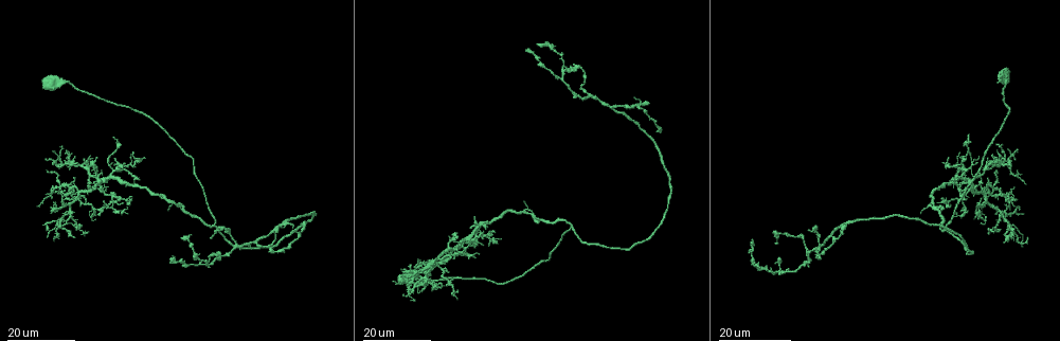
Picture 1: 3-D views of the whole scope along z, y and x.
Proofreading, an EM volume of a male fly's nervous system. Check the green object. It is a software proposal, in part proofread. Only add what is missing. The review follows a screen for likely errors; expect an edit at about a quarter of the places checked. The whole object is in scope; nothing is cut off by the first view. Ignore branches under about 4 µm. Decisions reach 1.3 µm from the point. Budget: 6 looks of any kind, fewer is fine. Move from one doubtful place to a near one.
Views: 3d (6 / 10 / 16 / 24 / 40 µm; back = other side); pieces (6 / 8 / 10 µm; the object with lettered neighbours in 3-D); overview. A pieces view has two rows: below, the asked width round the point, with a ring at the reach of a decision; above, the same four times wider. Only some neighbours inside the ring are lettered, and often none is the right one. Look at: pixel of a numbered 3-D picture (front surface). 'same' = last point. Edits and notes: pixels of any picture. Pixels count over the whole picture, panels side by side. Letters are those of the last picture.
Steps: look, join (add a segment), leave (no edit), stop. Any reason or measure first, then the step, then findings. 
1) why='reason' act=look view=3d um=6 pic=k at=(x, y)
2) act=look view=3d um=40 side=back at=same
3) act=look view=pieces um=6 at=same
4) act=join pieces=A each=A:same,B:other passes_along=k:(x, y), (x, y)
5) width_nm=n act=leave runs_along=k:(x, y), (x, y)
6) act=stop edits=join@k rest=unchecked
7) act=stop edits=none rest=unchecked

why='branch stops here' act=look view=3d um=16 pic=1 at=(425, 259)

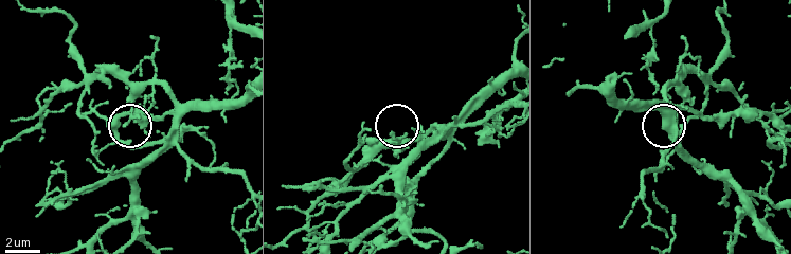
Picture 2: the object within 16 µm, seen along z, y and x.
act=look view=pieces um=8 pic=2 at=(390, 134)

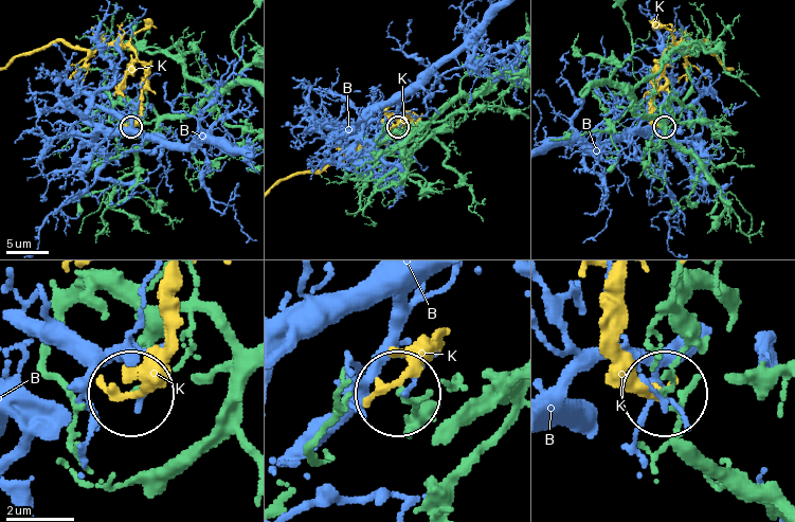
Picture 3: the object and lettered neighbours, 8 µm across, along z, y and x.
width_nm=140 act=leave each=B:other,K:other found='no lettered segment goes on from it'

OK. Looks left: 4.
why='thin end' act=look view=3d um=24 pic=1 at=(1024, 214)

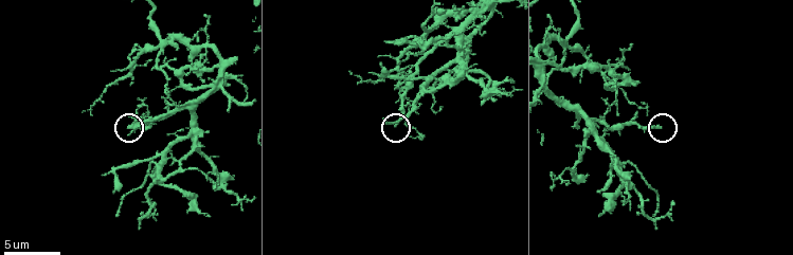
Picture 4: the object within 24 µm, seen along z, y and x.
act=look view=pieces um=10 pic=4 at=(660, 125)

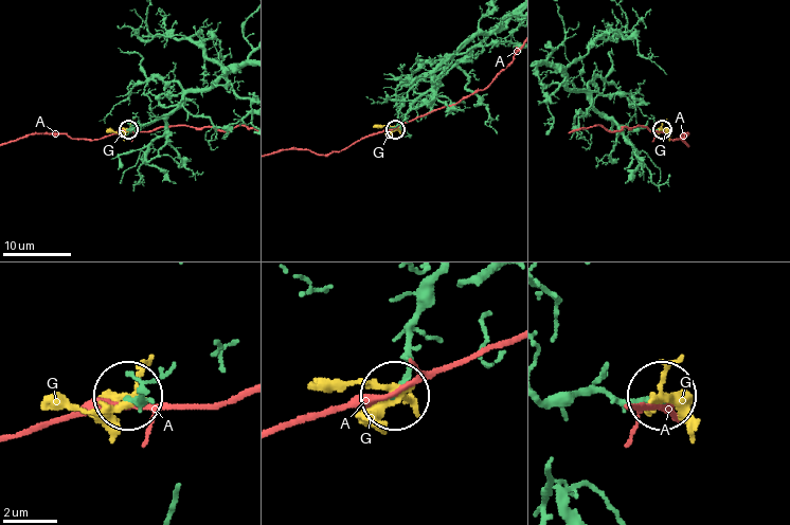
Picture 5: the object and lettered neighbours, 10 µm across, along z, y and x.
act=leave each=A:other,G:other runs_along=5:(546, 397), (602, 391), (661, 397) found='none of them fits'

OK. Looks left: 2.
why='branch stops here' act=look view=3d um=24 pic=1 at=(45, 170)

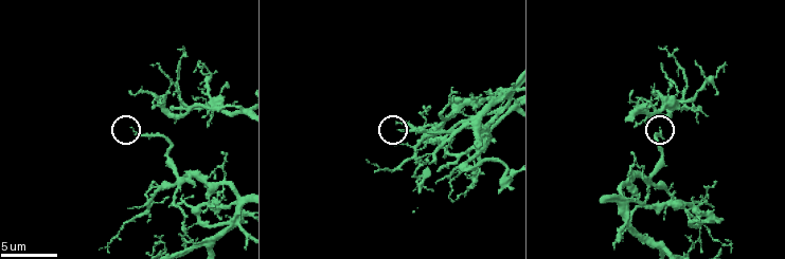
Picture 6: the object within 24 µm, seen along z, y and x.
act=look view=pieces um=8 pic=6 at=(131, 128)

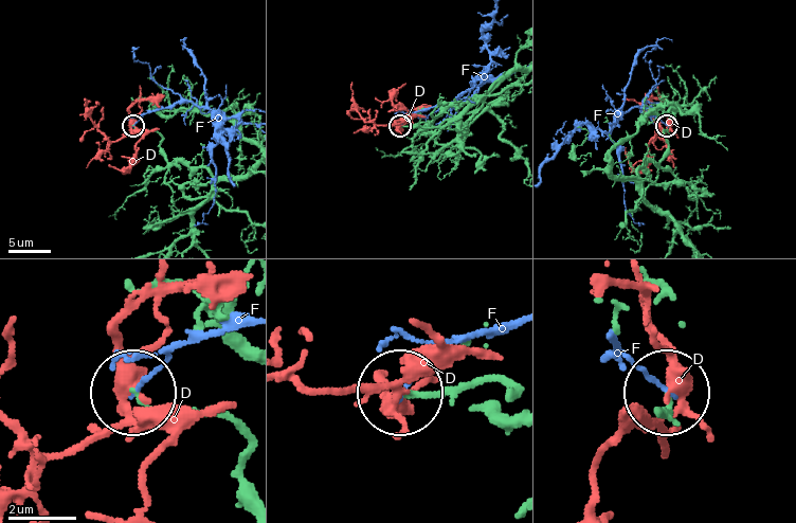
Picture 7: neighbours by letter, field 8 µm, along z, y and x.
act=leave each=D:other,F:other runs_along=7:(240, 176), (168, 162), (158, 134), (133, 125) found='no lettered segment goes on from it'

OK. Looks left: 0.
act=stop edits=none rest=unchecked

